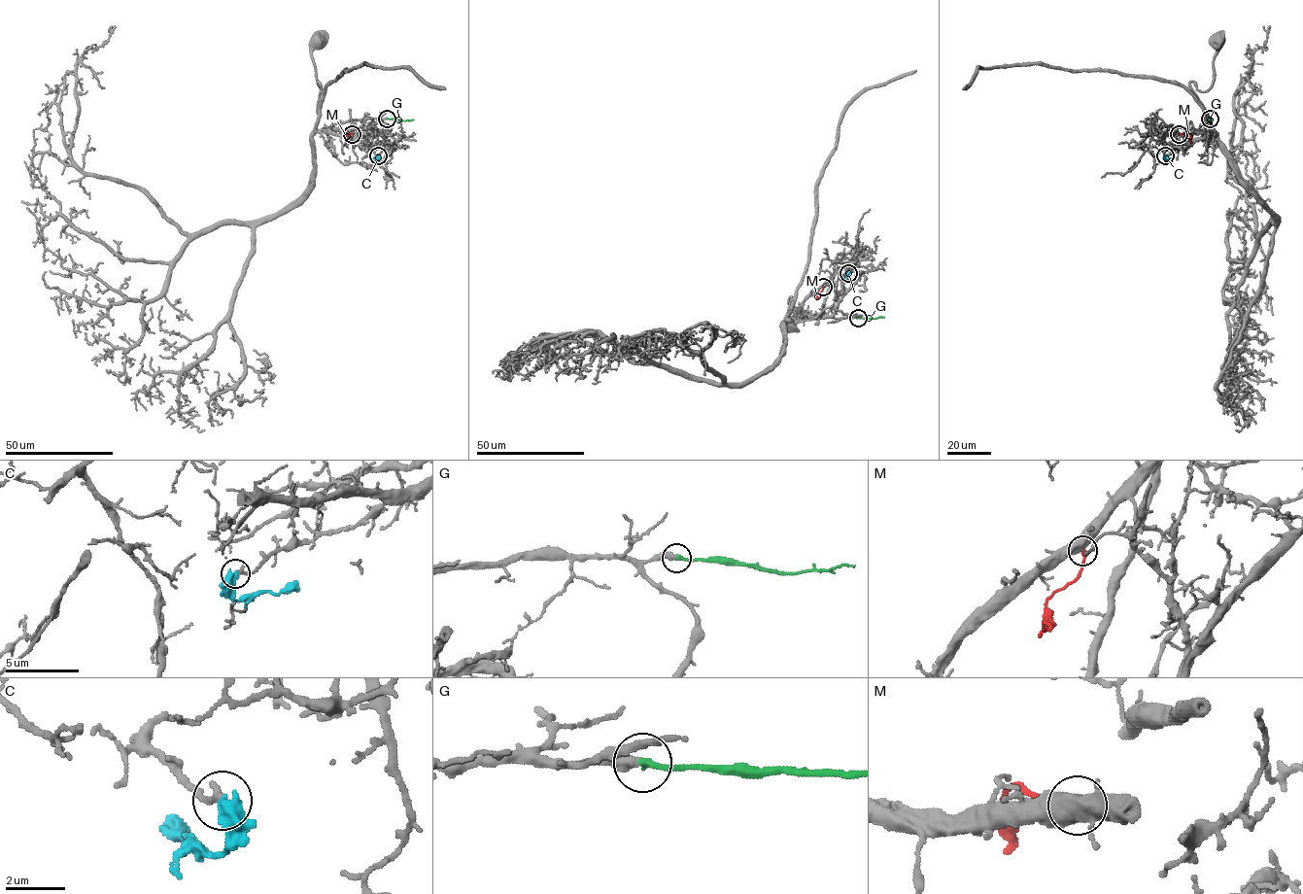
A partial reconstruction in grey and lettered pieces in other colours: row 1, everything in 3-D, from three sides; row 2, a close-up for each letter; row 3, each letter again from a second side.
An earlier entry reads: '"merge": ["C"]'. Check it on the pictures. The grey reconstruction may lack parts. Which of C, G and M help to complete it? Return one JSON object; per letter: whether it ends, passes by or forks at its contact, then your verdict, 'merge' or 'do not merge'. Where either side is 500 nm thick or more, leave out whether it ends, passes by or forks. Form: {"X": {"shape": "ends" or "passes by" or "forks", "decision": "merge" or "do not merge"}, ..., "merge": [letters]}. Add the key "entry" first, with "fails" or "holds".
{"entry": "fails", "C": {"decision": "do not merge"}, "G": {"shape": "ends", "decision": "merge"}, "M": {"decision": "do not merge"}, "merge": ["G"]}

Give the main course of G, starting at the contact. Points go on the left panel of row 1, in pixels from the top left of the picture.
G: (387, 119), (413, 120)

